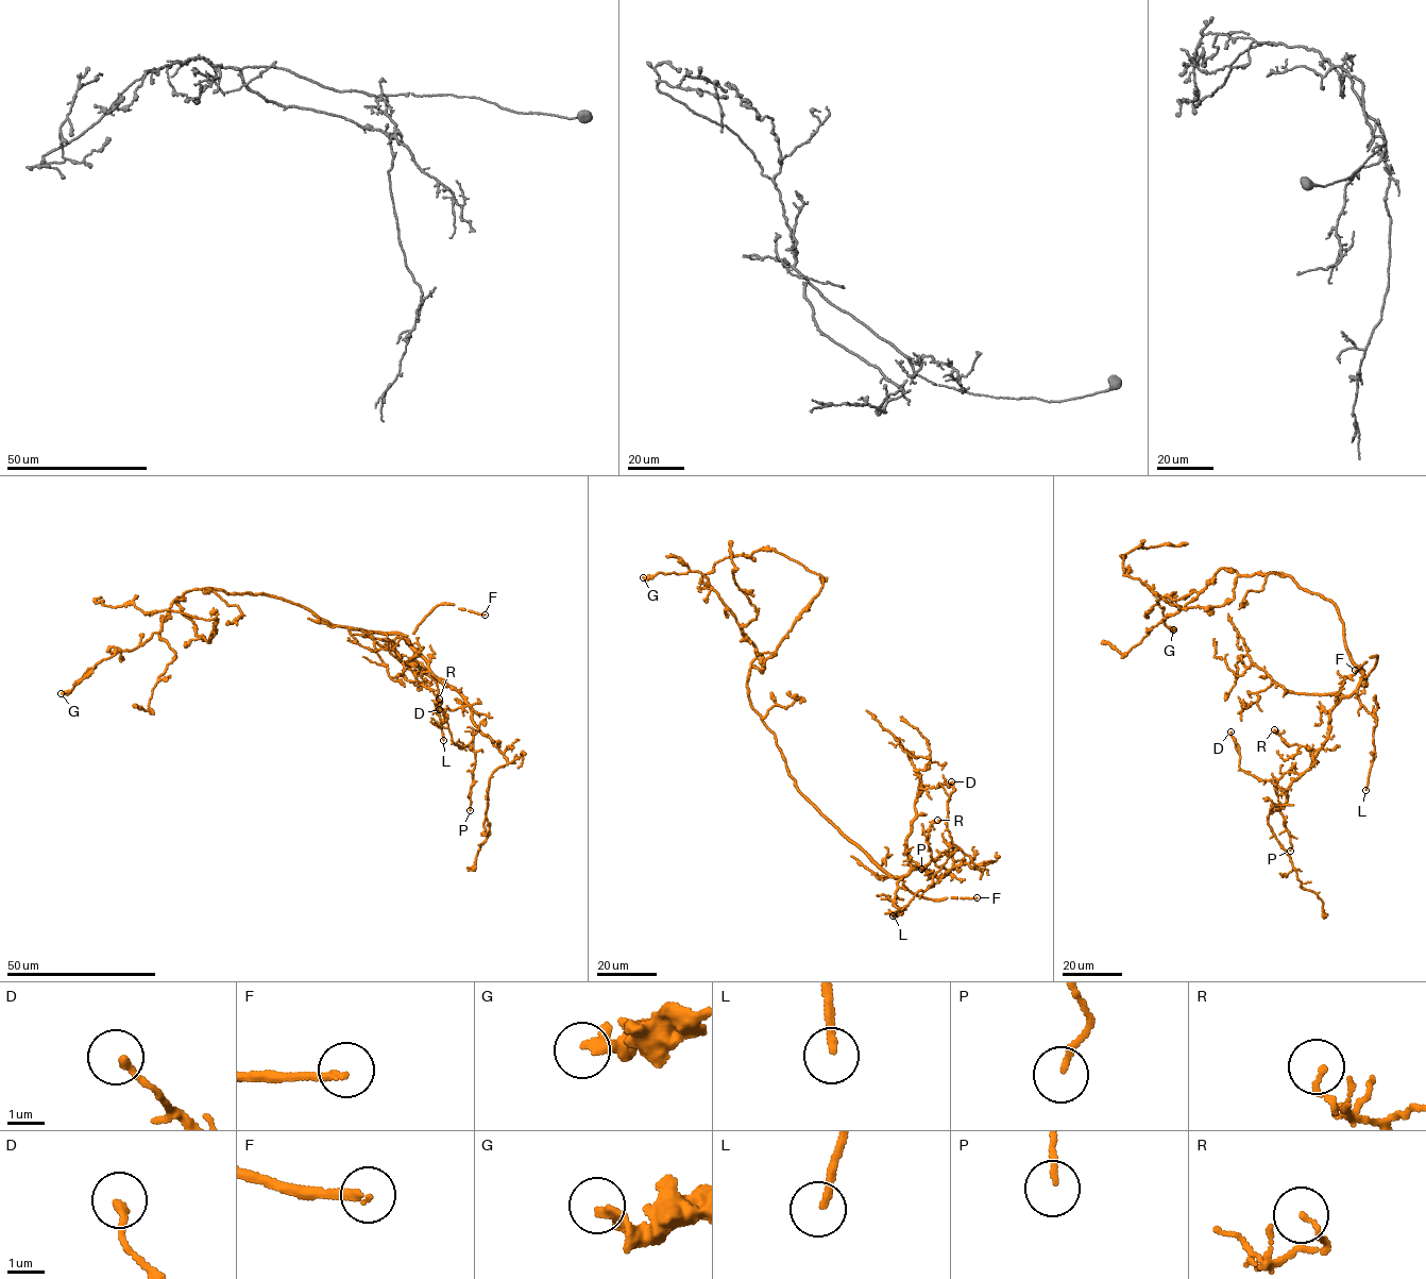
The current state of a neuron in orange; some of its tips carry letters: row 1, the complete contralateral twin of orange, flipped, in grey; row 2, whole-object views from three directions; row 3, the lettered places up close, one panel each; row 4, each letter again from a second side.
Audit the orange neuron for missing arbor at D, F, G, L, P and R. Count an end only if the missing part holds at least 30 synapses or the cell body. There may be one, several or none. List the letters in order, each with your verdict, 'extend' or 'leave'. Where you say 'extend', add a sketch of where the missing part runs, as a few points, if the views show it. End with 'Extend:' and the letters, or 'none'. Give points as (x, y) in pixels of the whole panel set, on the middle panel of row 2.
D: leave
F: extend
G: leave
L: leave
P: leave
R: leave
Extend: F

